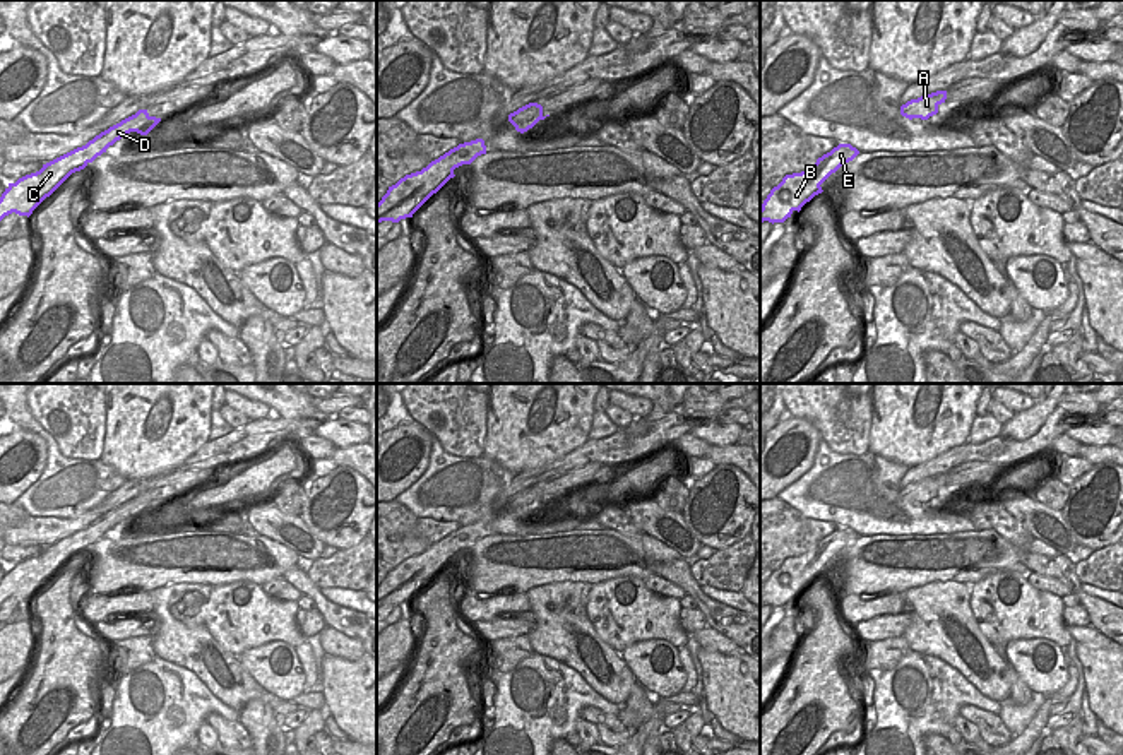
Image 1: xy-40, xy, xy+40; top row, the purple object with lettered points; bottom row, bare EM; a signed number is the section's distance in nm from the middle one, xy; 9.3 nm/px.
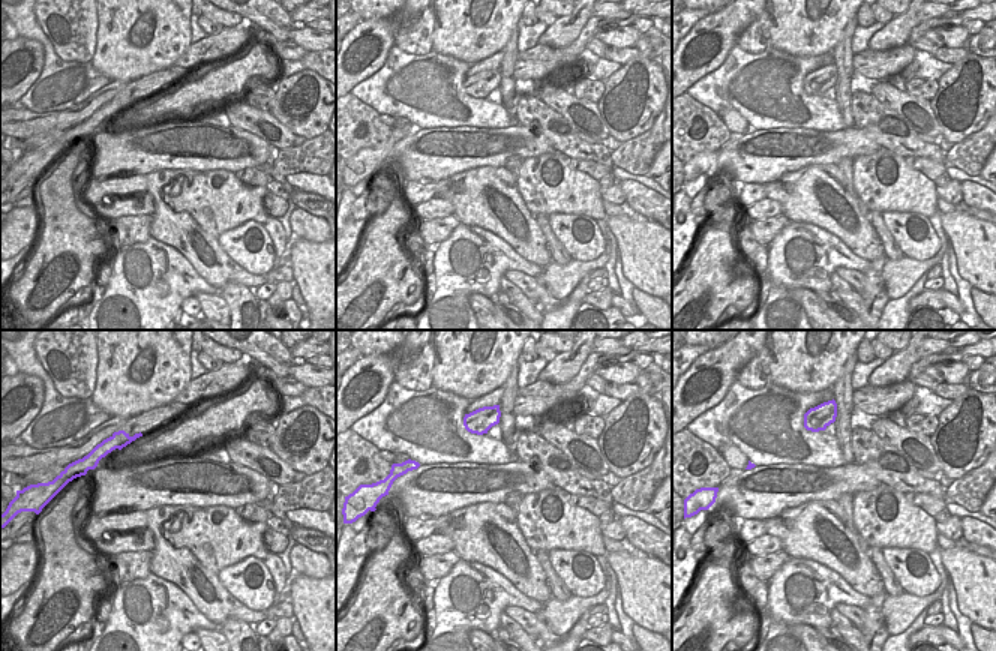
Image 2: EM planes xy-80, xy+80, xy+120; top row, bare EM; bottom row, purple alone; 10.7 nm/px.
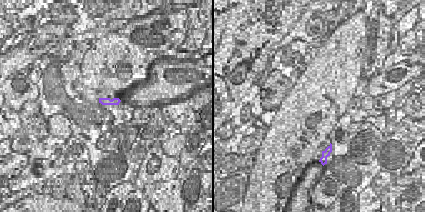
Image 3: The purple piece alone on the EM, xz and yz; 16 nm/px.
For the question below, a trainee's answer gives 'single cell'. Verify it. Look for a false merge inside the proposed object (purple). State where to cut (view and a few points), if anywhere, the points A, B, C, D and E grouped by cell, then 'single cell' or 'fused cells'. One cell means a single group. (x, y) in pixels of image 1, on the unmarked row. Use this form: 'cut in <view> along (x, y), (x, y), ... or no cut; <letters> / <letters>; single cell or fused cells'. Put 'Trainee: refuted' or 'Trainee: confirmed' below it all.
no cut; A B C D E; single cell
Trainee: confirmed

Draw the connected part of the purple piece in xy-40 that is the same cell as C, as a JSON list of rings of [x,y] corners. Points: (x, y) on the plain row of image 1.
[[[139,493],[135,498],[96,519],[86,529],[43,548],[39,555],[26,558],[15,567],[9,567],[0,580],[0,604],[12,596],[29,601],[72,556],[84,553],[127,517],[147,519],[159,505],[161,502],[151,500],[147,493]]]

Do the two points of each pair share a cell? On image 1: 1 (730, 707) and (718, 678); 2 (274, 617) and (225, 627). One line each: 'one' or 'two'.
1: one
2: one

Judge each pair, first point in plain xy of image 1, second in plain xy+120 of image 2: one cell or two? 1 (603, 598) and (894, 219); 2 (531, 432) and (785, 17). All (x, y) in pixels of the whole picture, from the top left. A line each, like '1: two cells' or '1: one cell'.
1: two cells
2: one cell

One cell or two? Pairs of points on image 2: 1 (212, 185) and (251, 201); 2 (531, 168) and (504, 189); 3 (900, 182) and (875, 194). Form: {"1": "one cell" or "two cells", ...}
{"1": "one cell", "2": "two cells", "3": "one cell"}

